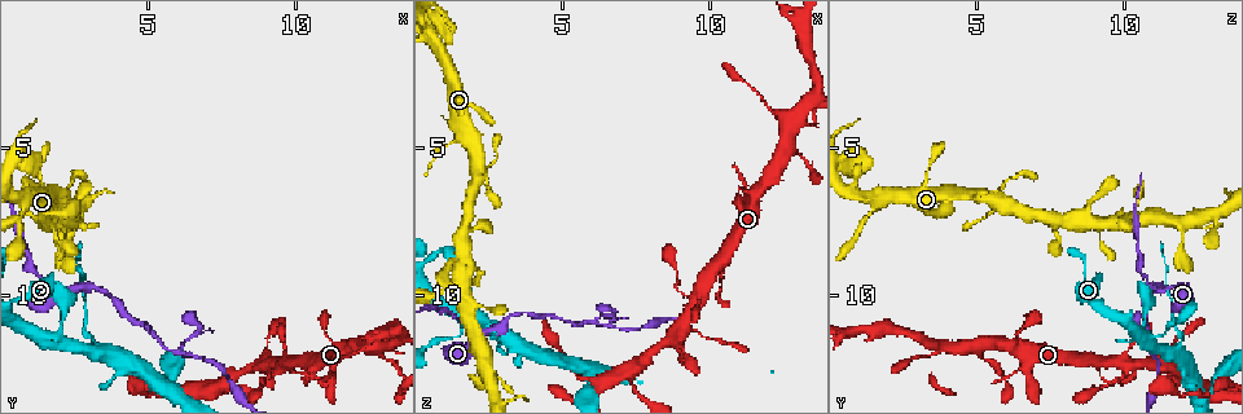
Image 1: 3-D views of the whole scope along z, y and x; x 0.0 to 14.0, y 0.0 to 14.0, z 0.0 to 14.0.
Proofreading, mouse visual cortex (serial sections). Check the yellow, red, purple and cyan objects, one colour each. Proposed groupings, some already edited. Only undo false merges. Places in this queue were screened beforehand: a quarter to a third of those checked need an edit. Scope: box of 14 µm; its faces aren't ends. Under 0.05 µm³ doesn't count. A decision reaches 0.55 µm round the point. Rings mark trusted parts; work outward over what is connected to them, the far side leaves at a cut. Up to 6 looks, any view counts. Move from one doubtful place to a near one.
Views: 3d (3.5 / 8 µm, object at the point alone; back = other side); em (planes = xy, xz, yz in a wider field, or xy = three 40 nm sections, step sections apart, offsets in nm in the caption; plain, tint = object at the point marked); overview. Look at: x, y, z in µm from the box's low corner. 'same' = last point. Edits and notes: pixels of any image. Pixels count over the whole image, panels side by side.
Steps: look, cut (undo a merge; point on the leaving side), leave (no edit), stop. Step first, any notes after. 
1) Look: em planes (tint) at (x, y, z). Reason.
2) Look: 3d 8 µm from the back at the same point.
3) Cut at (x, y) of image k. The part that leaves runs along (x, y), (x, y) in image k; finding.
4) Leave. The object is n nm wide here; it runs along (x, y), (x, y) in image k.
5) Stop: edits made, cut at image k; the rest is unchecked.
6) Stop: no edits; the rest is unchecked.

Look: 3d 8 µm from the back at (3.7, 10.0, 10.6). Narrows sharply.

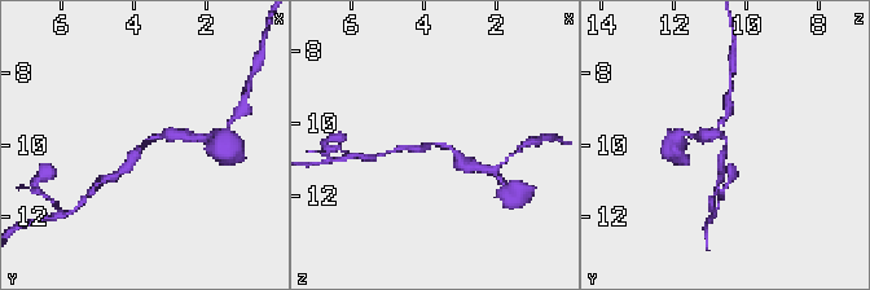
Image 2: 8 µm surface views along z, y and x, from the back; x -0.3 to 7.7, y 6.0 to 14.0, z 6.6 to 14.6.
Look: em xy step 1 (tint) at (3.7, 10.0, 10.6). Now the EM.

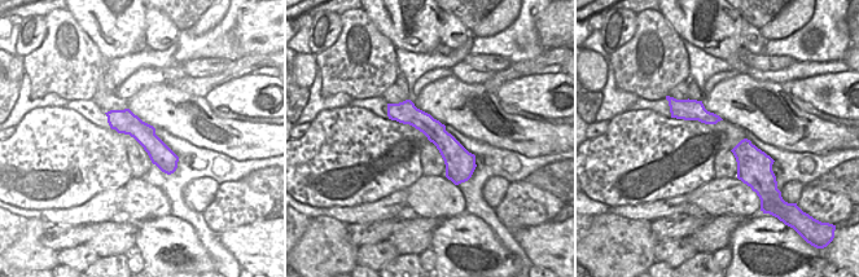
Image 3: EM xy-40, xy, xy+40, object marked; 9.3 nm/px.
Leave. The object is 220 nm wide here; it runs along (390, 106), (423, 121), (464, 177) in image 3; one cell here.

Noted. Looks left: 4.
Look: 3d 8 µm at (6.0, 11.9, 10.9). Two arms in line, one across.

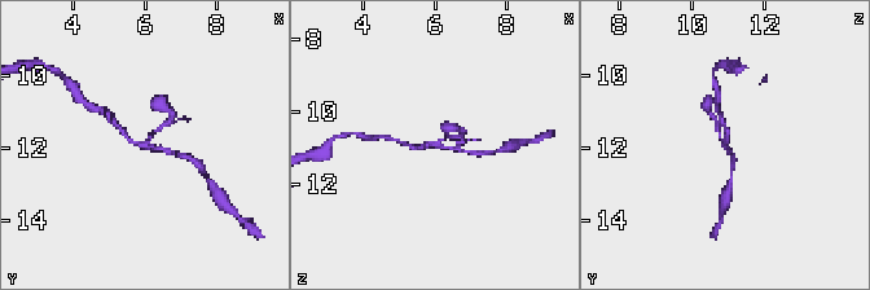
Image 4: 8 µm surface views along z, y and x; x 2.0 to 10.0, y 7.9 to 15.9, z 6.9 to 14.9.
Look: em xy step 2 (tint) at (6.0, 11.9, 10.8). 3 arms meet here; the arms are 150, 150, 150 nm wide; need the tissue.

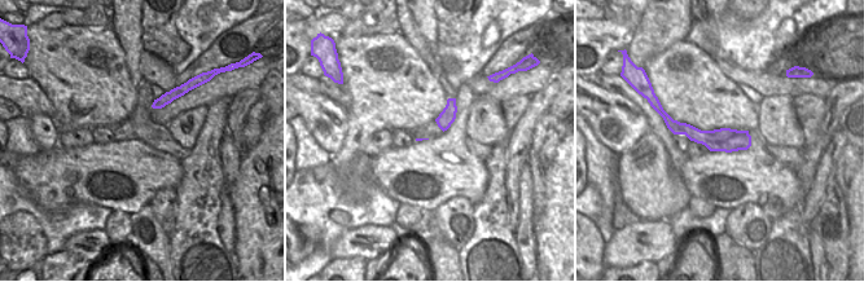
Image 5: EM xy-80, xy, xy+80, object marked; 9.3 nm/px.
Cut at (460, 140) of image 4. The part that leaves runs along (148, 140), (171, 119), (159, 104) in image 4; two cells meet here.

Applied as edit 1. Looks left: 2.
Look: 3d 8 µm from the back at (1.9, 11.6, 10.8). Small branch off a trunk.

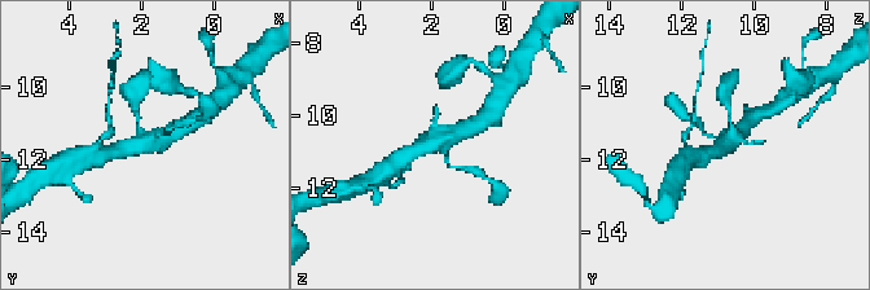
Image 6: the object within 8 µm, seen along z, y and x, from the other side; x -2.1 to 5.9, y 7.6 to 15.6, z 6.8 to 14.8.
Look: em xy step 1 (tint) at (1.8, 11.6, 10.7). Shape alone is not enough.

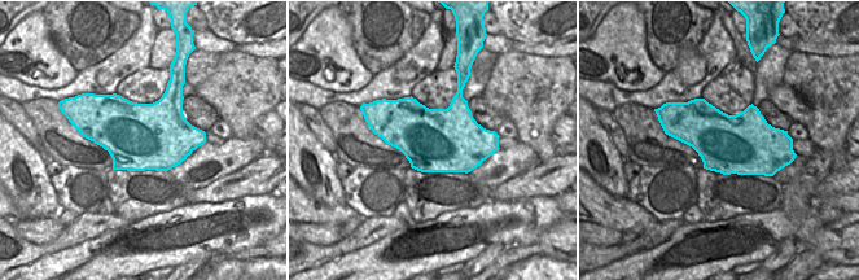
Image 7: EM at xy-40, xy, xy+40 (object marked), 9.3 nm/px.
Leave. It runs along (468, 128), (442, 137), (403, 157) in image 6; continuous, no second cell.

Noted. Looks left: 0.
Stop: edits made, cut at image 4; the rest is unchecked.

